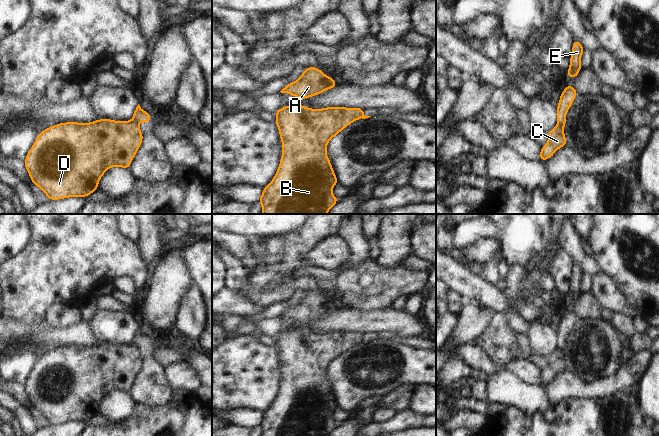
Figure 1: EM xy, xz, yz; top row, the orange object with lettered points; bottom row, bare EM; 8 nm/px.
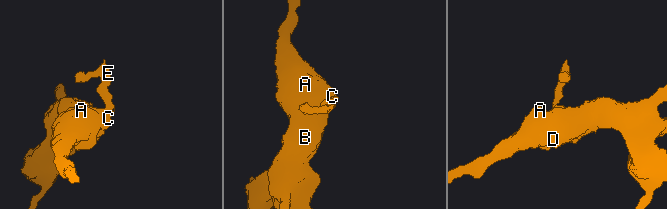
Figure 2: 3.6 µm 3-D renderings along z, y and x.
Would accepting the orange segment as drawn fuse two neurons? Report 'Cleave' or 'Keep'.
Cleave

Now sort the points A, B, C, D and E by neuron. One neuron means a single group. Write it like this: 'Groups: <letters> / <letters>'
Groups: A B C D / E

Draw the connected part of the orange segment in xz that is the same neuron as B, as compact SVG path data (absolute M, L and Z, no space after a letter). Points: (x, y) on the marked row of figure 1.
M288 105L275 113L283 144L282 158L274 178L263 188L259 198L262 214L328 213L338 202L338 198L332 194L338 181L326 155L327 143L349 124L360 119L363 111L362 108L310 109L302 105Z

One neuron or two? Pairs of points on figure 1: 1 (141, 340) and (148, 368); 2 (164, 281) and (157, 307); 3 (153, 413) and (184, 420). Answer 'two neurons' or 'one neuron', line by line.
1: one neuron
2: one neuron
3: one neuron

